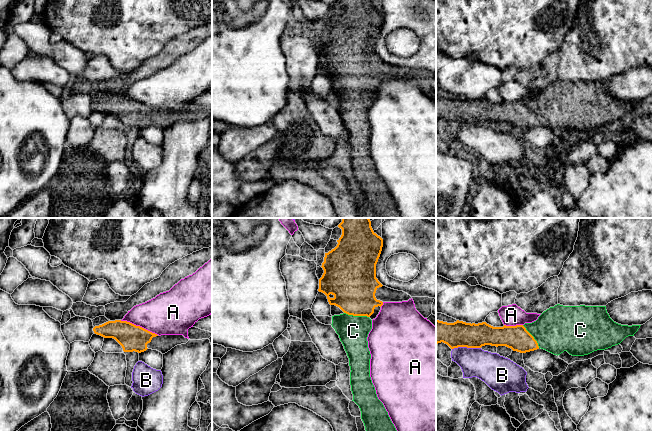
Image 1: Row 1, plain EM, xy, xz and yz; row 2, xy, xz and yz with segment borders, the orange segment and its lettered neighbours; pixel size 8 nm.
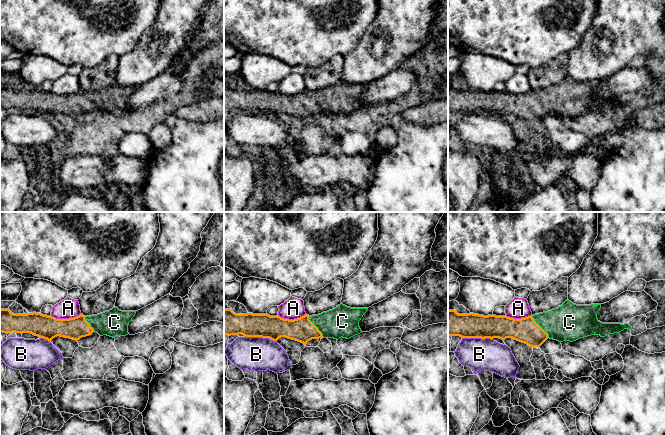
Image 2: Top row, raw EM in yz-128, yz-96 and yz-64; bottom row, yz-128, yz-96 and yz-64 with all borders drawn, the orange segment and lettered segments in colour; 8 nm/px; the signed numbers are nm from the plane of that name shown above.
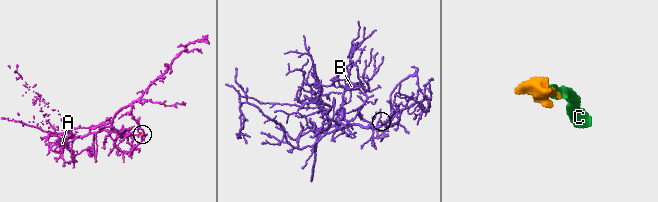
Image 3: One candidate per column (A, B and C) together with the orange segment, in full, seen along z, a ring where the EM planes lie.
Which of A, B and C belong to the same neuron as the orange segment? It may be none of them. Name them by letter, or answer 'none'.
C

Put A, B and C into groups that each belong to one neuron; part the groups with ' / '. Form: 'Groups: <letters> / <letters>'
Groups: A / B / C

